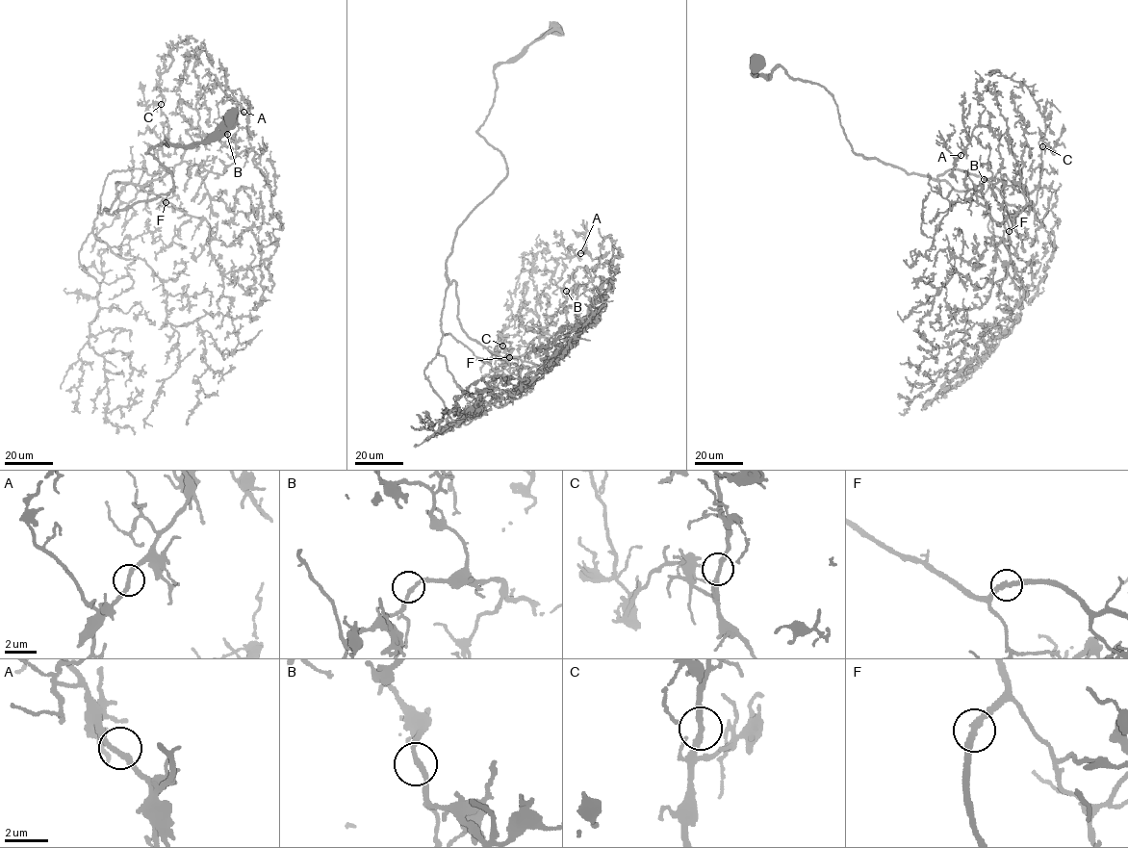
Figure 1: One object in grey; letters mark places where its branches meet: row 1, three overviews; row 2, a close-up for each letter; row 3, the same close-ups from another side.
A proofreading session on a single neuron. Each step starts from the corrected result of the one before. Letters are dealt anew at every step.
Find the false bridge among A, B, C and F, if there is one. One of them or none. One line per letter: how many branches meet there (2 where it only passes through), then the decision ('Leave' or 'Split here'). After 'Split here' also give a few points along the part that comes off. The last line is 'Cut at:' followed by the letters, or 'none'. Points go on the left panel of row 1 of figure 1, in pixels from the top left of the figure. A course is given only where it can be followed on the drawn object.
A: Branches: 2. Leave
B: Branches: 2. Leave
C: Branches: 2. Leave
F: Branches: 2. Leave
Cut at: none

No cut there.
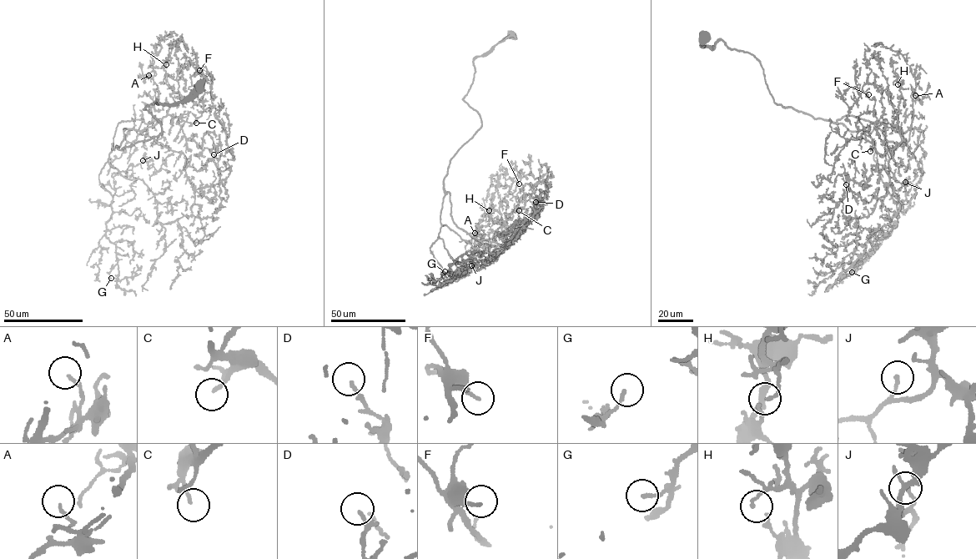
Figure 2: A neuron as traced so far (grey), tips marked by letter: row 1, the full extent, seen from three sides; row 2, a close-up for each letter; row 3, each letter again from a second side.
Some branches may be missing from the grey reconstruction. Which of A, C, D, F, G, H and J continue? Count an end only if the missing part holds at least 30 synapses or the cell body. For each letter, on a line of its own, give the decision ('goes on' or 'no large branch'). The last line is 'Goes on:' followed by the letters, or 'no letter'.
A: no large branch
C: goes on
D: no large branch
F: no large branch
G: no large branch
H: no large branch
J: no large branch
Goes on: C

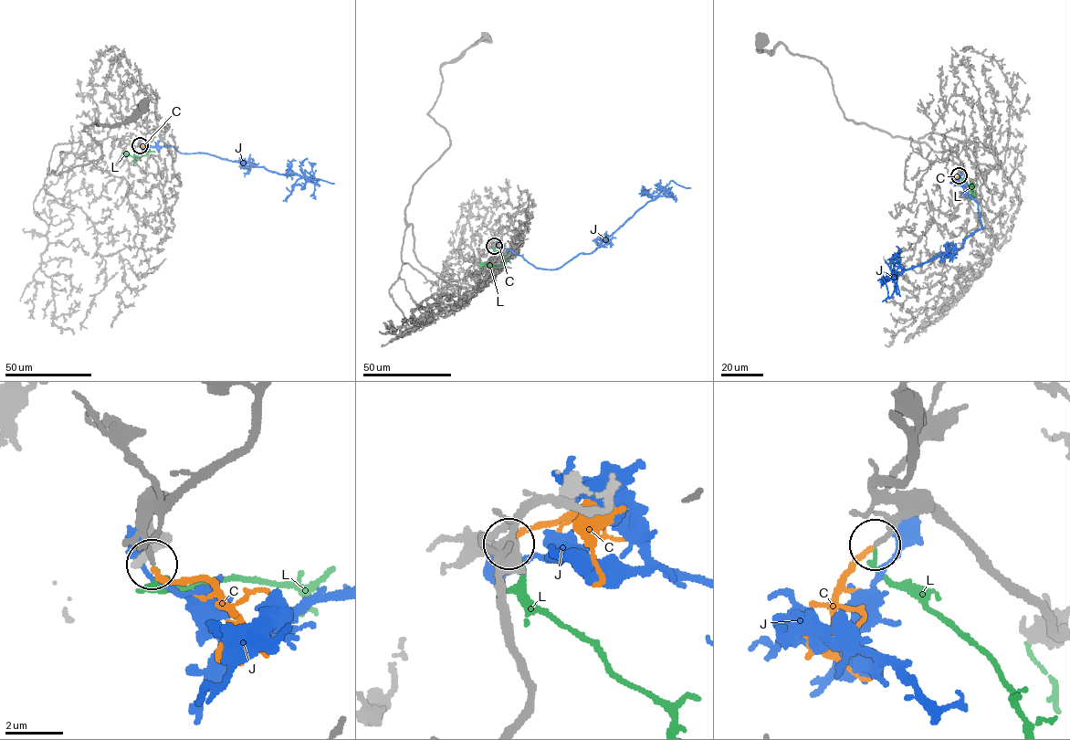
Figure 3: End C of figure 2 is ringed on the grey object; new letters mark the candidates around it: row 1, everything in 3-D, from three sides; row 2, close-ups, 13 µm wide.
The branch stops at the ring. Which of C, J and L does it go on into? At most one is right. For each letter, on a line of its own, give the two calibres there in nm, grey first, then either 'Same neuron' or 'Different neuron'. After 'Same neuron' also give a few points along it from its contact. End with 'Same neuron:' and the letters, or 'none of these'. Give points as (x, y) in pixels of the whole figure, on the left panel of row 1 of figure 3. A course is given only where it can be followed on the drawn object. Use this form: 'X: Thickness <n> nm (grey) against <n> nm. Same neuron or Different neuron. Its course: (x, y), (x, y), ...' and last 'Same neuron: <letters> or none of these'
C: Thickness 160 nm (grey) against 180 nm. Same neuron
J: Thickness 480 nm (grey) against 600 nm. Different neuron
L: Thickness 160 nm (grey) against 140 nm. Different neuron
Same neuron: C

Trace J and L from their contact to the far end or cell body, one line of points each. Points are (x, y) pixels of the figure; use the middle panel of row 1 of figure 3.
J: (493, 247), (511, 250), (538, 268), (558, 269), (580, 254), (592, 253), (658, 195), (670, 181), (690, 187)
L: (494, 246), (504, 257), (505, 262), (495, 267), (484, 264), (483, 267)

